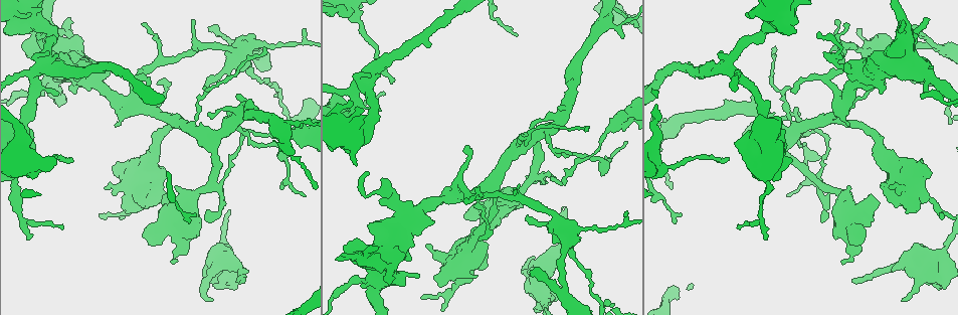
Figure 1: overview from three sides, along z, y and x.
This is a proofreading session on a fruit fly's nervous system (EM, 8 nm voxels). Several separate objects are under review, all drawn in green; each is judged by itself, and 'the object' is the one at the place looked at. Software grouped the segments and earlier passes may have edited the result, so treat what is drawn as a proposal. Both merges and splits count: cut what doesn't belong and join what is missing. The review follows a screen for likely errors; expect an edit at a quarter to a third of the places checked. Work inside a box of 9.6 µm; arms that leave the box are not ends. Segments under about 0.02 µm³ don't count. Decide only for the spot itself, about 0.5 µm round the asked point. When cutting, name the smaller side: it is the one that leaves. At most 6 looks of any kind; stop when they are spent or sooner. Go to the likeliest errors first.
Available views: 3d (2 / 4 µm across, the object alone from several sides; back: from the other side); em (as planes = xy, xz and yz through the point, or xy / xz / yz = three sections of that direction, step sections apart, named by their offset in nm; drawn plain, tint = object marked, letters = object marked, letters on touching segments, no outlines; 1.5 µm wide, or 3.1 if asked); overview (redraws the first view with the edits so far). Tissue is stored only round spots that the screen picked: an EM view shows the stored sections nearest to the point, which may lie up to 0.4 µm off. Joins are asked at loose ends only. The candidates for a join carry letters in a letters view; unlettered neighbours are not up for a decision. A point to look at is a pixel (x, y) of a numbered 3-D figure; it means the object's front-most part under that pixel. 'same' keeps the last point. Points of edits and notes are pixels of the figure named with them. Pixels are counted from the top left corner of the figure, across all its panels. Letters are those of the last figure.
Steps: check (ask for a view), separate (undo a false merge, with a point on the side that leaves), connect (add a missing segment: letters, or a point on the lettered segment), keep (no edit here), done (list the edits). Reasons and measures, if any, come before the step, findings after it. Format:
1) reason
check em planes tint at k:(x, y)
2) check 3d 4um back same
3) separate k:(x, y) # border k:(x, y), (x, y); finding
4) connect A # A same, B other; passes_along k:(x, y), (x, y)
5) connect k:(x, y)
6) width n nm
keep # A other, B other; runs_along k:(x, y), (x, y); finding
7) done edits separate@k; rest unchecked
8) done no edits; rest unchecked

thin end
check em planes letters at 1:(68, 157)

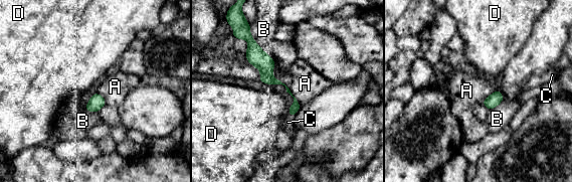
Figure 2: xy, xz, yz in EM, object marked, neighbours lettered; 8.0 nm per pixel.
width 80 nm
connect C # A other, B other, C same, D other; passes_along 2:(296, 106), (291, 115), (288, 122); it goes on there

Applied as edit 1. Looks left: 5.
calibre changes
check em planes letters at 1:(518, 145)

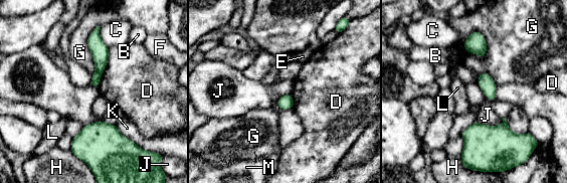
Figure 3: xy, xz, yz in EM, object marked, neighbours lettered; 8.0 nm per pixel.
width 80 nm
keep # B other, C other, D other, E other, F other, G other, H other, J other, K other, L other, M other; border 3:(476, 29), (486, 42), (483, 58); continuous, no second cell

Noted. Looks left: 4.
abrupt turn
check 3d 2um at 1:(560, 284)

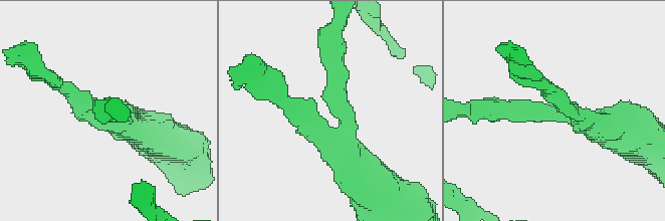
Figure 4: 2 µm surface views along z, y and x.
shape alone is not enough
check em planes tint at 4:(553, 112)

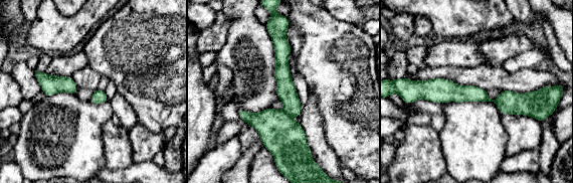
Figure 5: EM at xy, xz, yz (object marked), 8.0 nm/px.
check em planes letters same

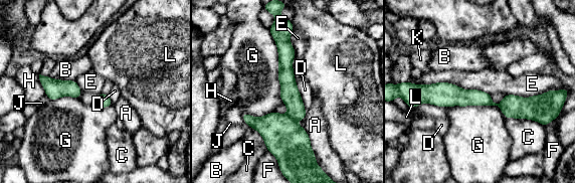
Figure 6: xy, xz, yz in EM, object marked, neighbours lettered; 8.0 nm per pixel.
width 110 nm
separate 6:(291, 145) # A other, B other, C other, D other, E other, F other, G other, H other, J other, K other, L other; border 6:(288, 114), (295, 120); two cells meet here

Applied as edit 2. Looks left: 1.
done edits connect@2, separate@6; rest unchecked

